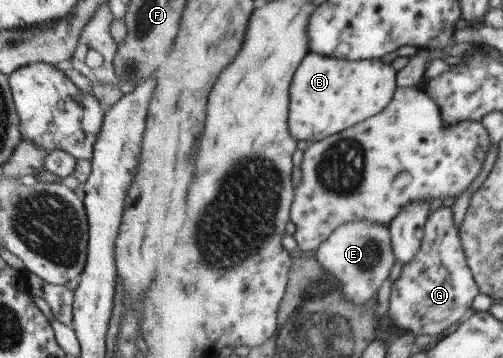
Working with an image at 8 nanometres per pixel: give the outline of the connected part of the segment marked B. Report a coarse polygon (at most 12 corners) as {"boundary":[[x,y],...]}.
{"boundary":[[310,51],[290,134],[315,143],[380,114],[397,92],[381,59]]}

